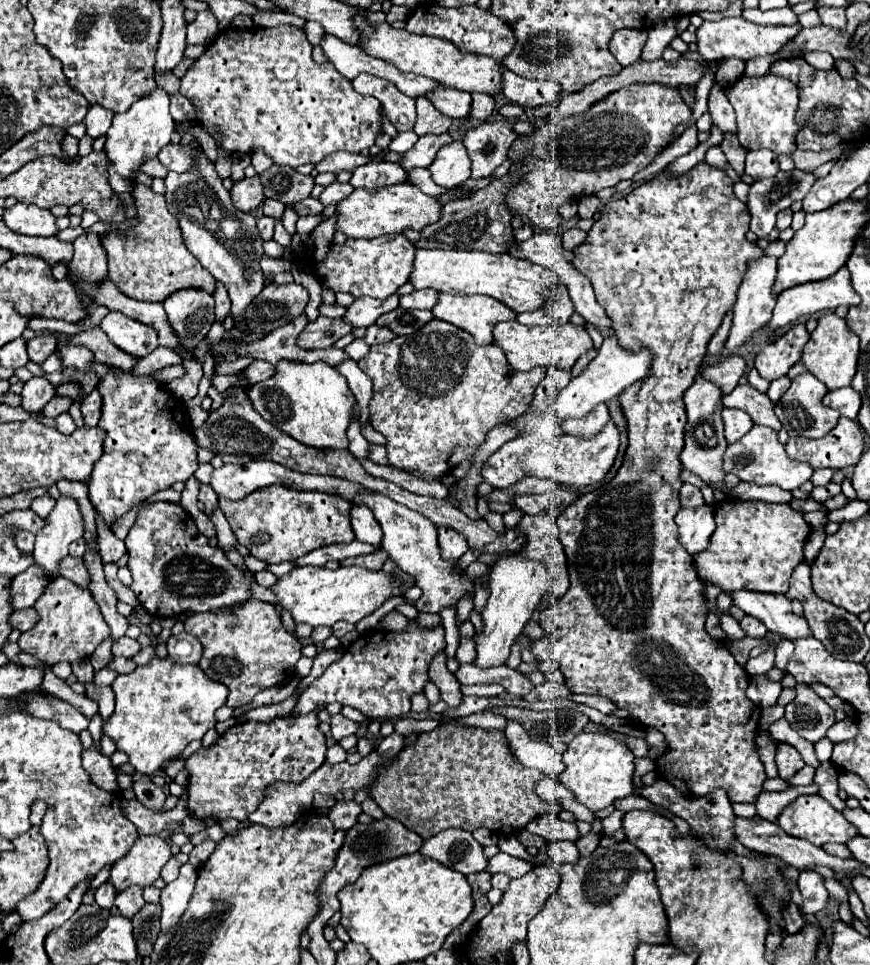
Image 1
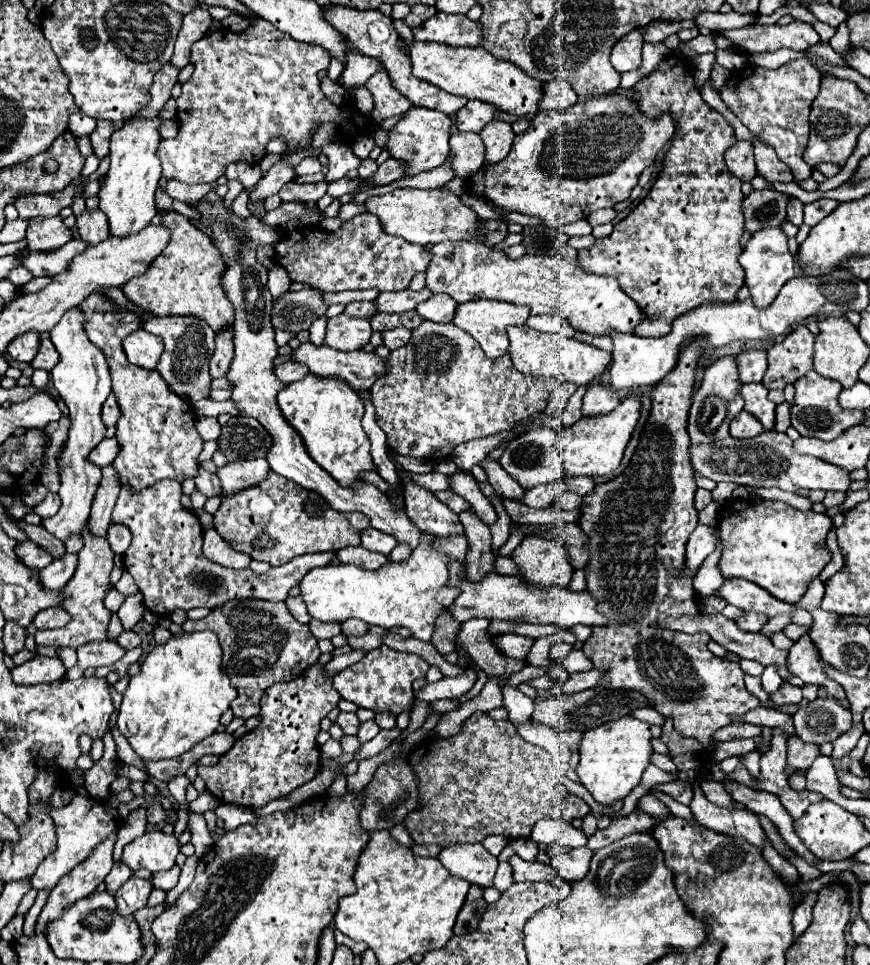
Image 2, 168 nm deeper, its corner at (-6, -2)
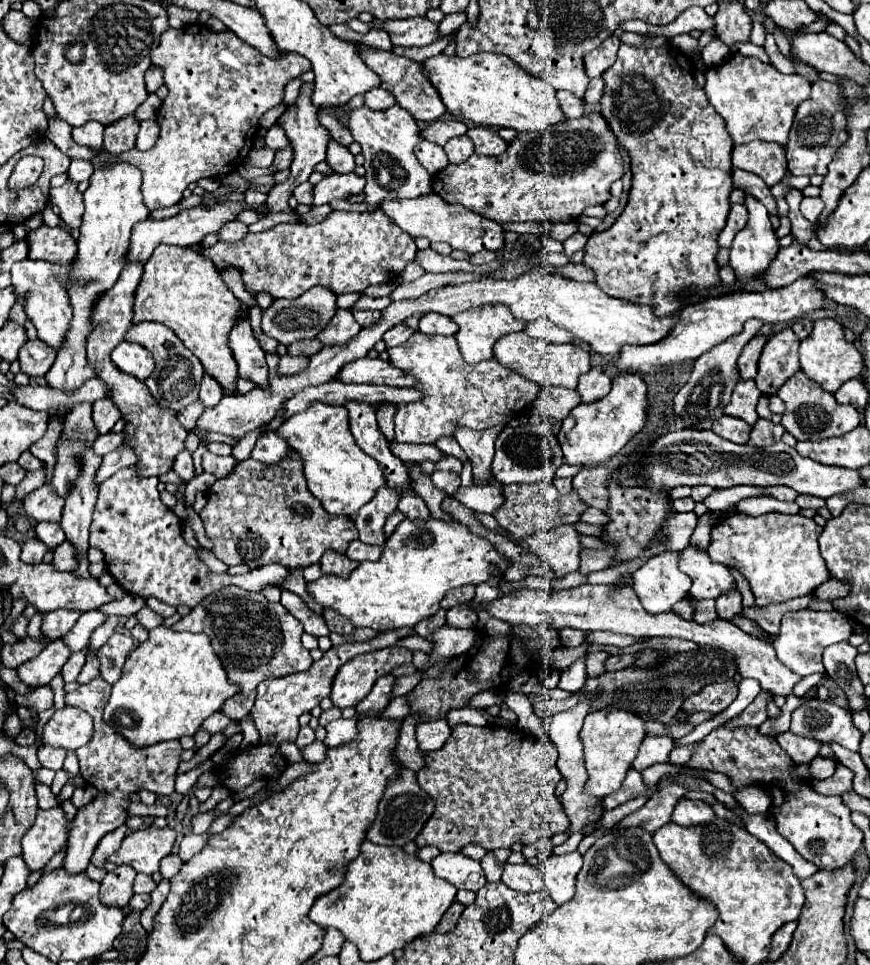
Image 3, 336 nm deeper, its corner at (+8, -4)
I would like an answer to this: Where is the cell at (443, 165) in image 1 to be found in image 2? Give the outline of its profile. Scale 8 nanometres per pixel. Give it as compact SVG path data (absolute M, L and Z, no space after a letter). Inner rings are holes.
M454 133L450 137L450 161L458 177L468 177L484 165L484 143L474 133Z

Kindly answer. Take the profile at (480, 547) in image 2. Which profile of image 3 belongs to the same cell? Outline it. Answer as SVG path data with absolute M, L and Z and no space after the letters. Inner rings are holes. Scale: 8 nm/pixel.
M466 585L466 587L456 587L456 589L450 589L444 599L442 599L442 609L450 609L454 605L464 605L468 601L474 599L474 585Z

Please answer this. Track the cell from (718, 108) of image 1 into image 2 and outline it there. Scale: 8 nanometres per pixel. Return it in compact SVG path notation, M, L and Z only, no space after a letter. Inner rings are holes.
M738 141L734 149L728 149L726 155L726 165L728 169L742 181L752 181L756 177L756 165L752 157L752 145L746 141Z

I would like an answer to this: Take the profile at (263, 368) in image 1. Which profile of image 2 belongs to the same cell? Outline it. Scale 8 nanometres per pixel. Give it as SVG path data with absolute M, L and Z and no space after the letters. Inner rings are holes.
M288 361L288 363L282 363L282 365L276 365L276 377L280 381L284 381L286 385L300 381L308 373L310 373L310 369L304 363L298 363L298 361Z

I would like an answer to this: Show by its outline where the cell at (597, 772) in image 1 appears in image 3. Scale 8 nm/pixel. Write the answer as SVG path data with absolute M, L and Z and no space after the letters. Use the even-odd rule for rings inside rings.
M602 709L586 715L584 727L580 731L580 739L584 745L584 765L588 771L584 791L598 799L604 799L612 791L618 791L622 781L626 779L628 769L632 767L632 761L638 755L638 747L644 737L644 721L634 713L622 709Z

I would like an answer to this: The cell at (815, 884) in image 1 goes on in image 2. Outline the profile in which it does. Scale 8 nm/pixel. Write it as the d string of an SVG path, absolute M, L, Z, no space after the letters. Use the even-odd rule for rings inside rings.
M808 893L804 897L804 901L796 907L794 919L792 919L792 927L796 927L794 937L800 937L808 929L808 925L812 921L812 907L814 907L814 903L816 903L816 893Z

